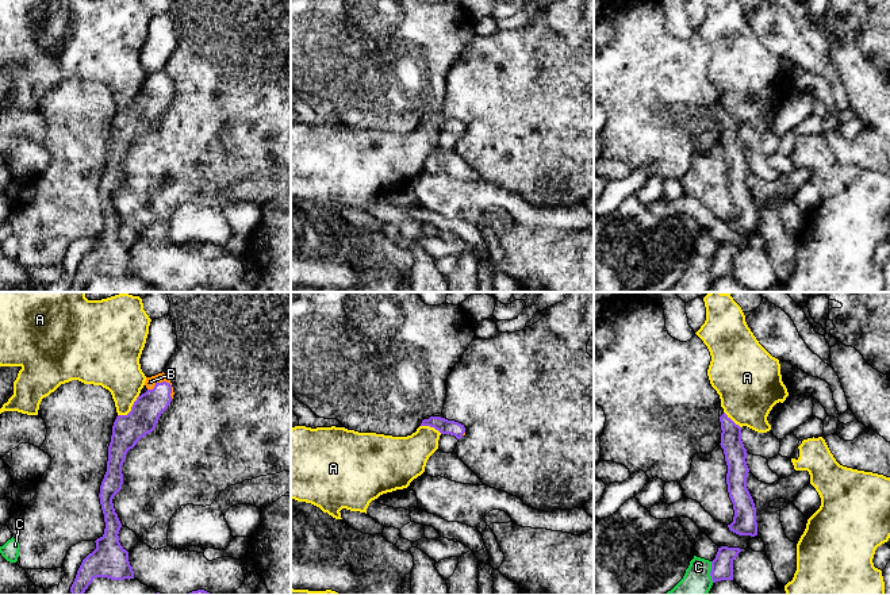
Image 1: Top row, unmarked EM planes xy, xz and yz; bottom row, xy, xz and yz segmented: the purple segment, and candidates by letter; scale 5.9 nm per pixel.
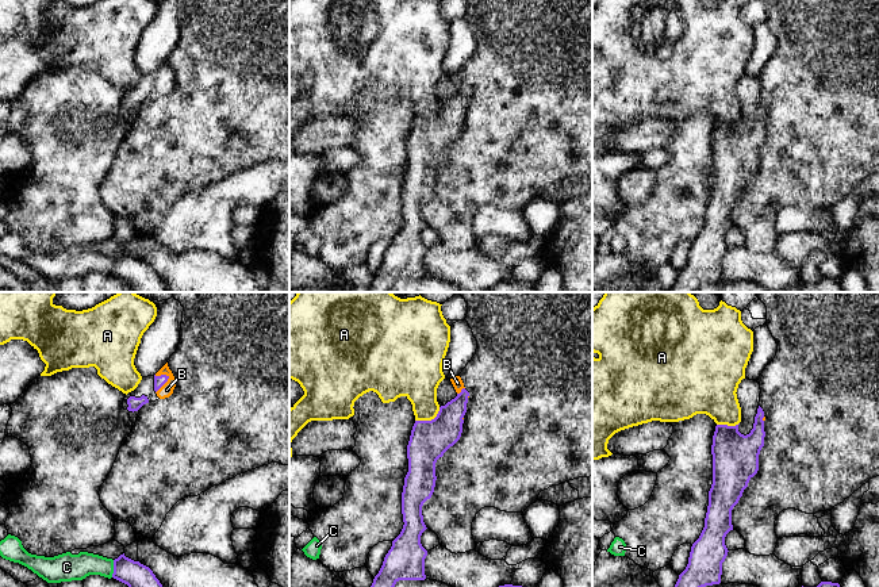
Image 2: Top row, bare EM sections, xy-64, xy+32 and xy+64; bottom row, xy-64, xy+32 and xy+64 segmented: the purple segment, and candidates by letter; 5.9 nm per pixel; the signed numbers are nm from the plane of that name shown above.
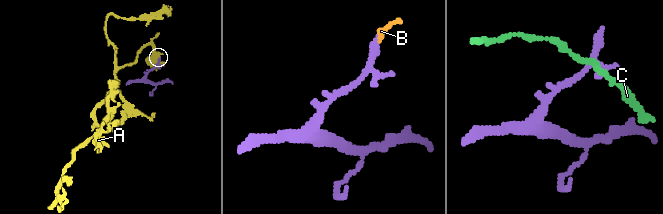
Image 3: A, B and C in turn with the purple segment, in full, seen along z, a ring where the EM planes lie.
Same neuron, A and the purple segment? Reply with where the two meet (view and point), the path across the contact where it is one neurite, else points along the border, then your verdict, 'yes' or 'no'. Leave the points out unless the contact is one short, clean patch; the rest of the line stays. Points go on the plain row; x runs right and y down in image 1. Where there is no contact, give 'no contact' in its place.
meets purple in xy at (131, 106); border along xy (138, 92), (131, 106), (126, 111), (118, 112); no

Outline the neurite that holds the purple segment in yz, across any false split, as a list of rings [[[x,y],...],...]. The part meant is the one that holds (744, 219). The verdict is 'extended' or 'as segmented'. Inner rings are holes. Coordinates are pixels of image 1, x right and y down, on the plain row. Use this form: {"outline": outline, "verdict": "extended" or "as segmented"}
{"outline": [[[725,110],[720,114],[721,145],[724,146],[728,162],[726,181],[729,195],[733,200],[733,219],[729,227],[739,233],[757,233],[756,204],[747,185],[747,146],[741,138],[741,124],[736,122]]], "verdict": "as segmented"}

